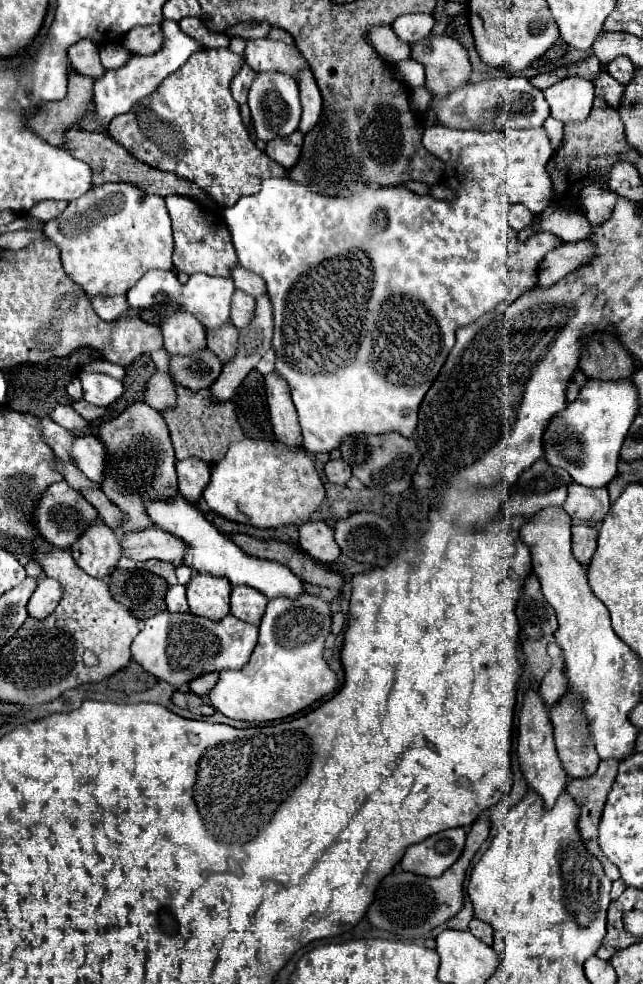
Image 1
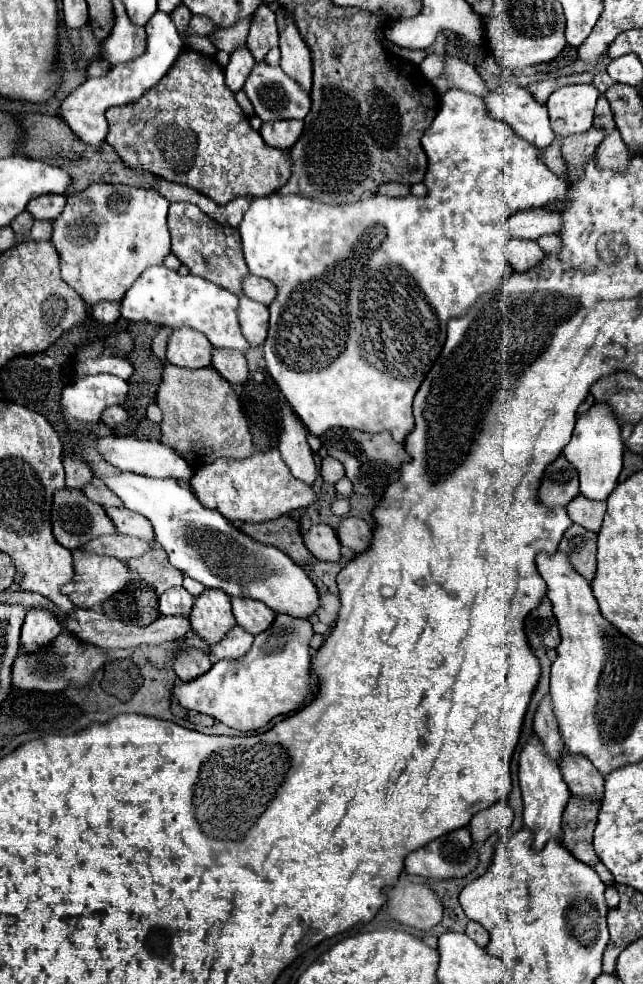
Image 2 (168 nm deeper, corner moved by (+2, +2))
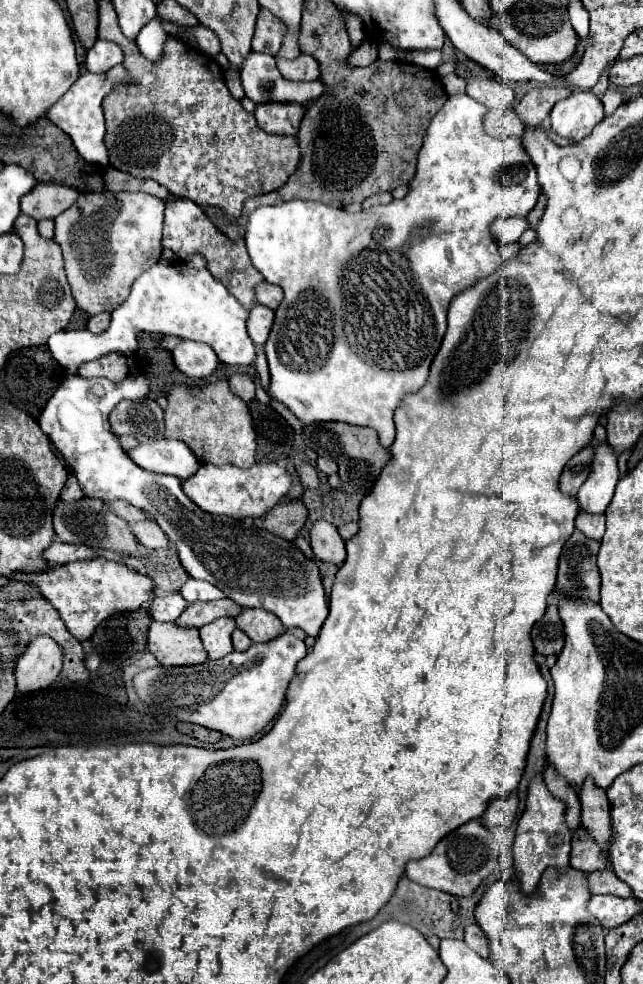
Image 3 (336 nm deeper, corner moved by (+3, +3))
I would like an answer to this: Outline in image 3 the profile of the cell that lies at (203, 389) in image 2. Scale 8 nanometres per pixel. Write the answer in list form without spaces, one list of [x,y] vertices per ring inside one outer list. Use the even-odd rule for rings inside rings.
[[[216,381],[216,383],[210,383],[206,385],[206,389],[202,387],[188,387],[188,385],[176,385],[172,387],[170,395],[168,395],[168,407],[164,409],[164,419],[166,419],[166,439],[180,439],[184,443],[188,443],[188,447],[194,451],[194,455],[200,459],[200,463],[212,463],[212,465],[236,465],[236,467],[242,467],[242,469],[248,469],[254,465],[256,461],[256,433],[254,433],[254,427],[252,427],[252,417],[250,417],[250,411],[248,411],[248,405],[238,399],[226,381]]]

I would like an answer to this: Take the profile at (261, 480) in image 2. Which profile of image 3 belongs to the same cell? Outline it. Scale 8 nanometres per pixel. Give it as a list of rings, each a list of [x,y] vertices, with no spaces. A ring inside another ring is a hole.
[[[256,463],[252,469],[240,469],[234,465],[200,465],[200,469],[188,481],[182,481],[182,491],[200,509],[212,515],[228,515],[234,519],[262,517],[280,501],[282,495],[288,493],[288,489],[290,475],[276,463]]]

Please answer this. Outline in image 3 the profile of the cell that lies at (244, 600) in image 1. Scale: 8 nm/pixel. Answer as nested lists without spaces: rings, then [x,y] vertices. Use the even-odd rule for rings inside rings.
[[[244,609],[242,615],[236,617],[236,625],[254,643],[268,643],[286,631],[276,615],[268,611],[256,611],[256,609]]]

